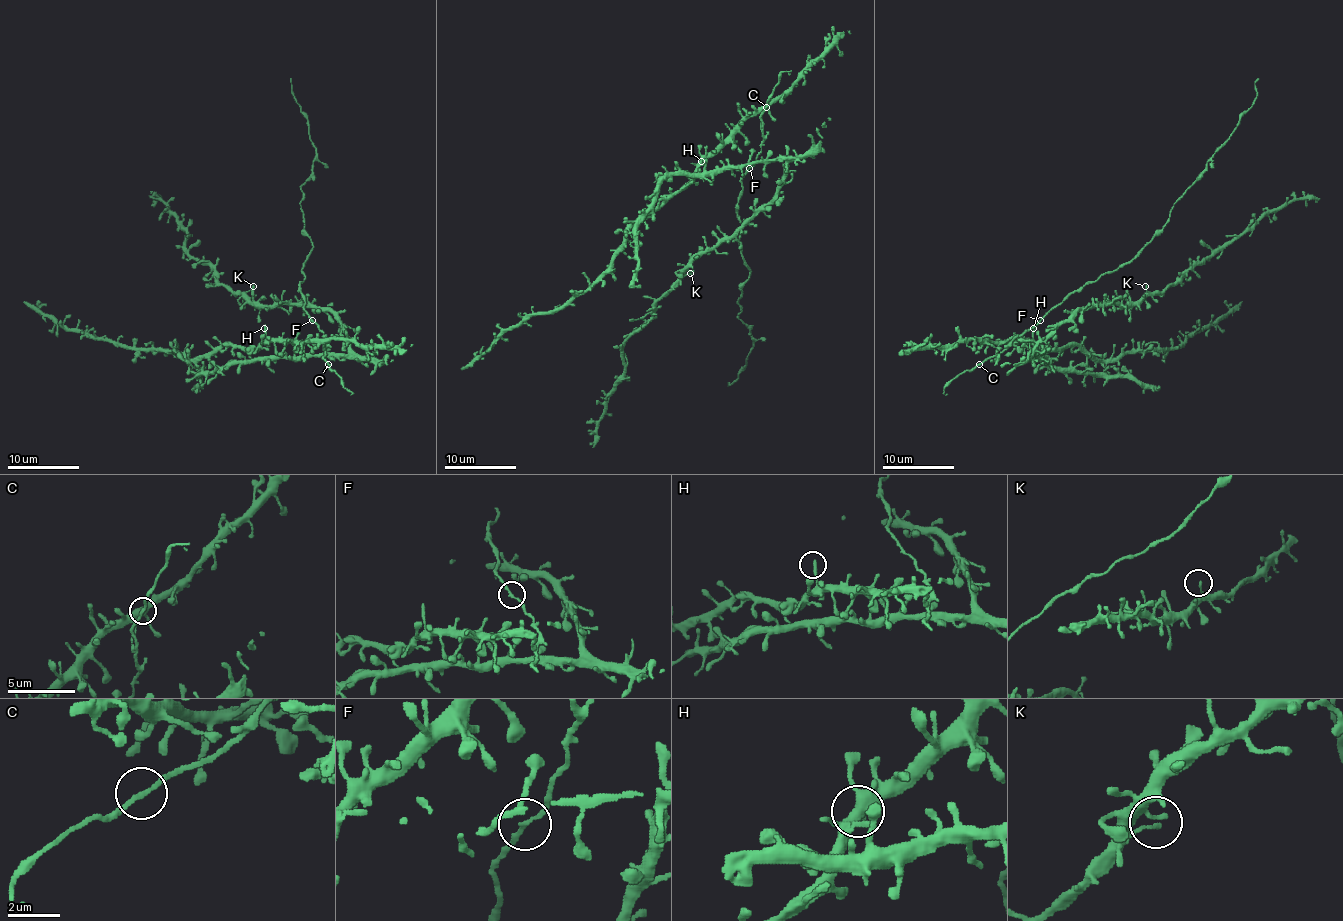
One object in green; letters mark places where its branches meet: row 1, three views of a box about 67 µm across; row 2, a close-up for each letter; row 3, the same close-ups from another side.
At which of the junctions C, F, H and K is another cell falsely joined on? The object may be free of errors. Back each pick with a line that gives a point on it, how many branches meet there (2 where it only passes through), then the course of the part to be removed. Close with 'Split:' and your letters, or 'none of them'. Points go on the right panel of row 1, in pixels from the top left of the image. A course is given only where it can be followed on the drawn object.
Split: none of them

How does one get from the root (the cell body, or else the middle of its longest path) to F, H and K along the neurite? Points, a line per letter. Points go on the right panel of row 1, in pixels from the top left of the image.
F: (1044, 351), (1046, 347), (1030, 342), (986, 342), (1004, 349), (1040, 320)
H: (1044, 351), (1046, 347), (1033, 338), (1033, 328)
K: (1044, 351), (1046, 360), (1031, 355), (1075, 311), (1107, 304), (1134, 304), (1147, 291), (1145, 286)

